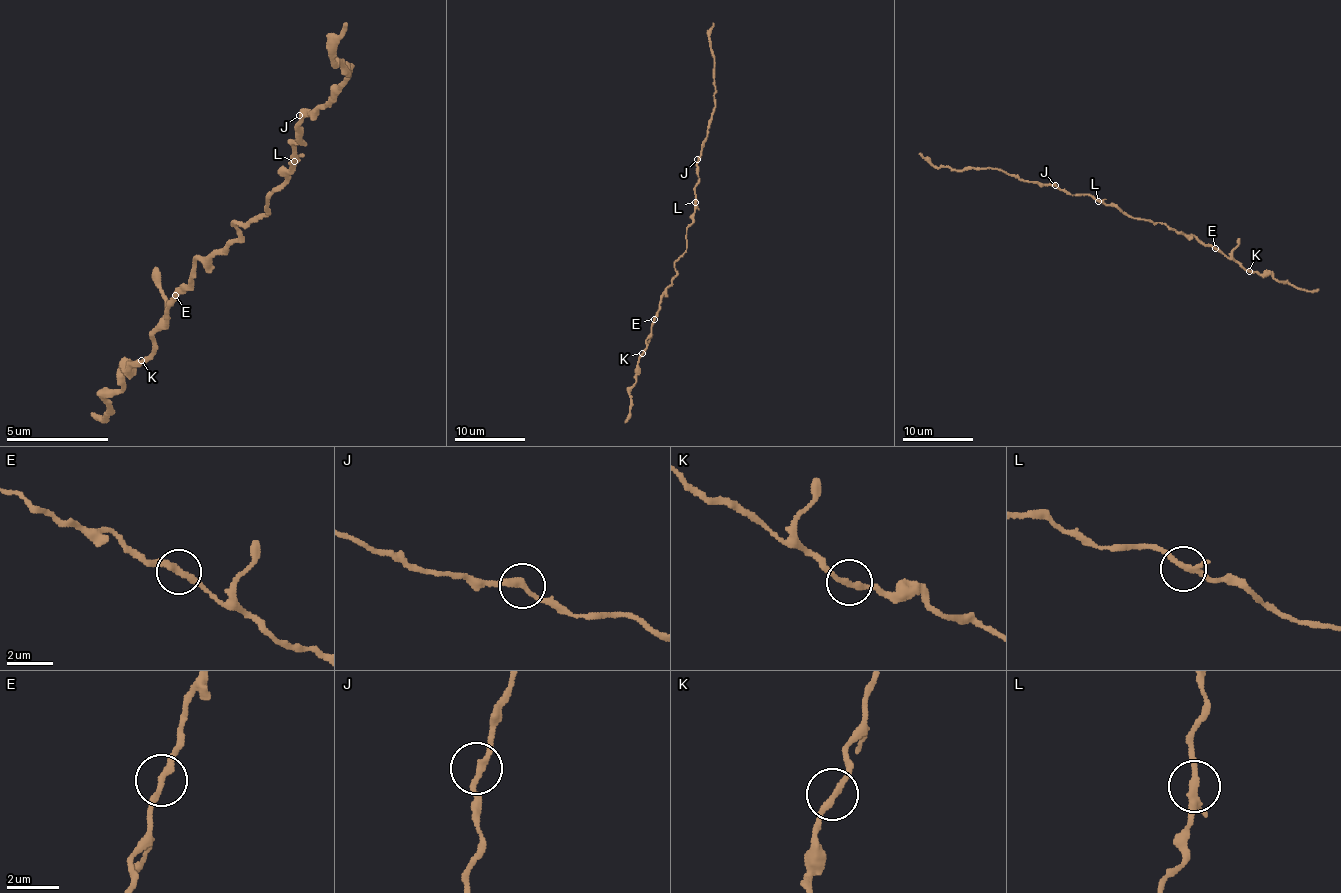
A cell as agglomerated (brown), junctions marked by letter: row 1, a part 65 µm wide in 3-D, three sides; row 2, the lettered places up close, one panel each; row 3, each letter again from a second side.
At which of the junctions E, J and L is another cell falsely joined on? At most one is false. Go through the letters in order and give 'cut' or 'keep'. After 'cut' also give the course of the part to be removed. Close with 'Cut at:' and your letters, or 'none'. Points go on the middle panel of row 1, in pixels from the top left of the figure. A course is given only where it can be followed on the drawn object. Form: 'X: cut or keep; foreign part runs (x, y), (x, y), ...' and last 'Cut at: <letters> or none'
E: cut; foreign part runs (655, 319), (630, 394), (630, 417), (624, 422)
J: keep
L: keep
Cut at: E

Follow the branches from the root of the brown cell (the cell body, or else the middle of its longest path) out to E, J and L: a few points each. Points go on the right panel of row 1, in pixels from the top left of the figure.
E: (1124, 214), (1165, 223), (1215, 247)
J: (1124, 214), (1087, 194), (1066, 194), (1055, 185)
L: (1124, 214), (1115, 207), (1098, 201)

